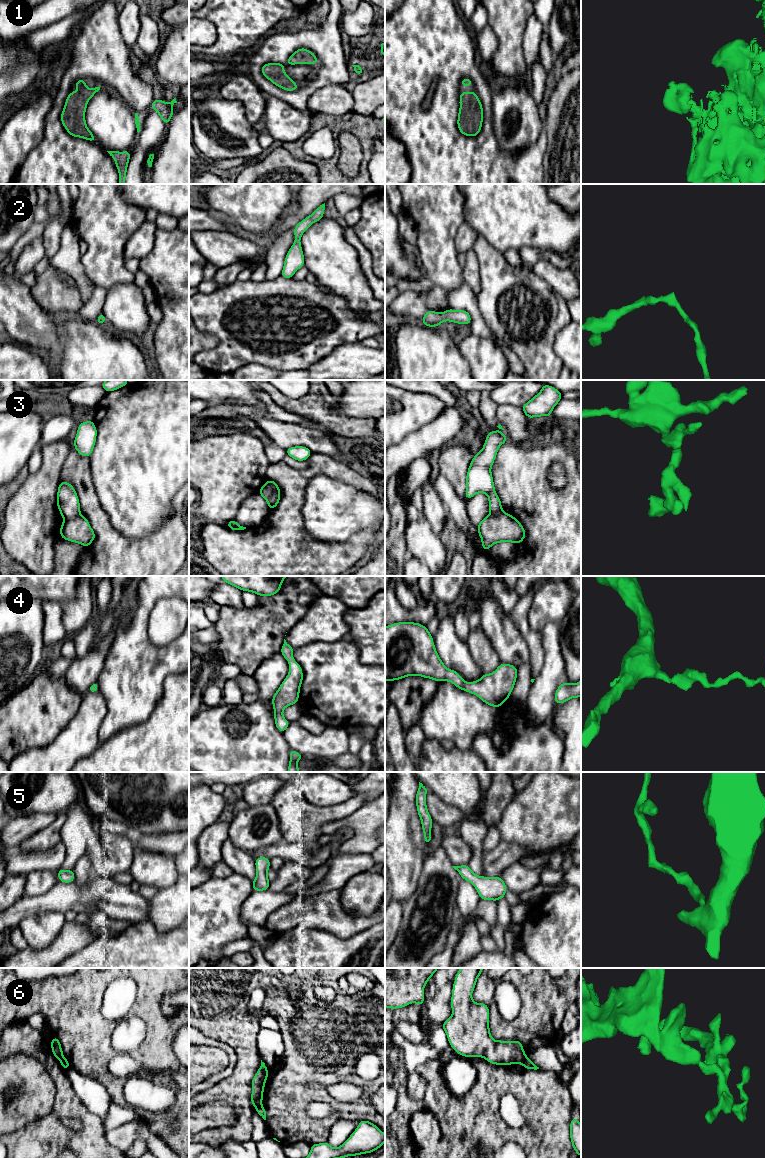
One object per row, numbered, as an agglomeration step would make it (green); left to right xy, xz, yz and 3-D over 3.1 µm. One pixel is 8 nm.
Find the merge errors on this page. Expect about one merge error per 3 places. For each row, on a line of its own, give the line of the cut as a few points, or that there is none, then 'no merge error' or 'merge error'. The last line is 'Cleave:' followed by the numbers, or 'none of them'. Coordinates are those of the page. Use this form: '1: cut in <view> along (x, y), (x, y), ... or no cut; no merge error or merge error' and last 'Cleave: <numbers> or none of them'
1: no cut; no merge error
2: no cut; no merge error
3: cut in xz along (266, 481), (271, 487), (271, 494), (265, 498); merge error
4: no cut; no merge error
5: no cut; no merge error
6: cut in yz along (525, 1055), (521, 1063); merge error
Cleave: 3, 6

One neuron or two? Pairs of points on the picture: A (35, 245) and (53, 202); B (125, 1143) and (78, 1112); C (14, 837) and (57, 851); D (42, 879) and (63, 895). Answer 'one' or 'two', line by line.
A: two
B: two
C: two
D: two

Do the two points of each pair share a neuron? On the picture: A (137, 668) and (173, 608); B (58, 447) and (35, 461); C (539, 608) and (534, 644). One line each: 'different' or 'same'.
A: different
B: different
C: different

